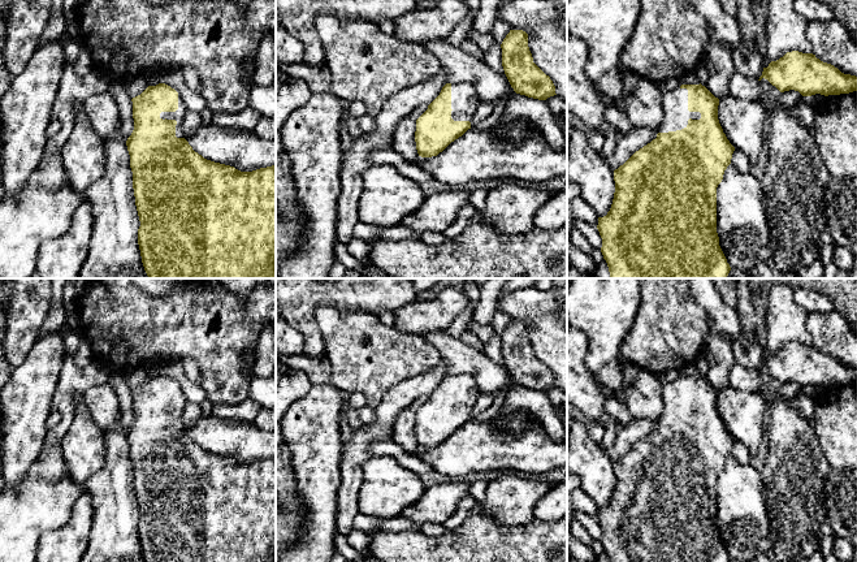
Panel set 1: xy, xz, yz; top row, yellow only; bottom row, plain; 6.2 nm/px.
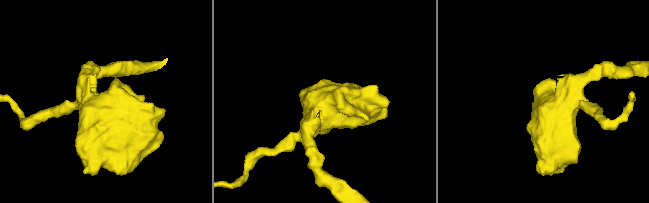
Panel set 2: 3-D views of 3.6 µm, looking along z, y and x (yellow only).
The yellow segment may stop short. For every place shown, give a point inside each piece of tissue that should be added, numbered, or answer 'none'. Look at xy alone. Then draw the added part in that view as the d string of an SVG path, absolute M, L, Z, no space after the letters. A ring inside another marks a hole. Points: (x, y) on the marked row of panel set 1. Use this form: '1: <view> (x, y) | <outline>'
1: xy (178, 115) | M178 94L178 109L176 112L161 112L160 113L160 118L163 120L176 120L177 125L176 125L176 137L177 138L183 138L183 133L182 133L182 121L183 121L183 116L186 113L186 105L183 103L183 99L181 98L181 95Z

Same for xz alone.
1: xz (464, 99) | M467 82L451 83L451 118L454 121L469 121L472 126L472 117L480 101L477 90L473 85Z

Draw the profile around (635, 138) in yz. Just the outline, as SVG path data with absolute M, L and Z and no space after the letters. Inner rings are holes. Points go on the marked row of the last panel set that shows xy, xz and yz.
M631 127L626 134L620 134L613 155L606 160L611 169L618 169L636 151L657 138L658 130L653 127Z

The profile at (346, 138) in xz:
M342 100L342 121L339 125L339 135L341 135L341 146L342 146L342 159L345 160L345 156L351 146L352 137L347 131L346 122L350 118L347 109L351 101Z

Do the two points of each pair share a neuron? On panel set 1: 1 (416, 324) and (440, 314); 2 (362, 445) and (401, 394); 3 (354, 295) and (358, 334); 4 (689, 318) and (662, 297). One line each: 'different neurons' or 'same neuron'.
1: same neuron
2: same neuron
3: different neurons
4: same neuron

